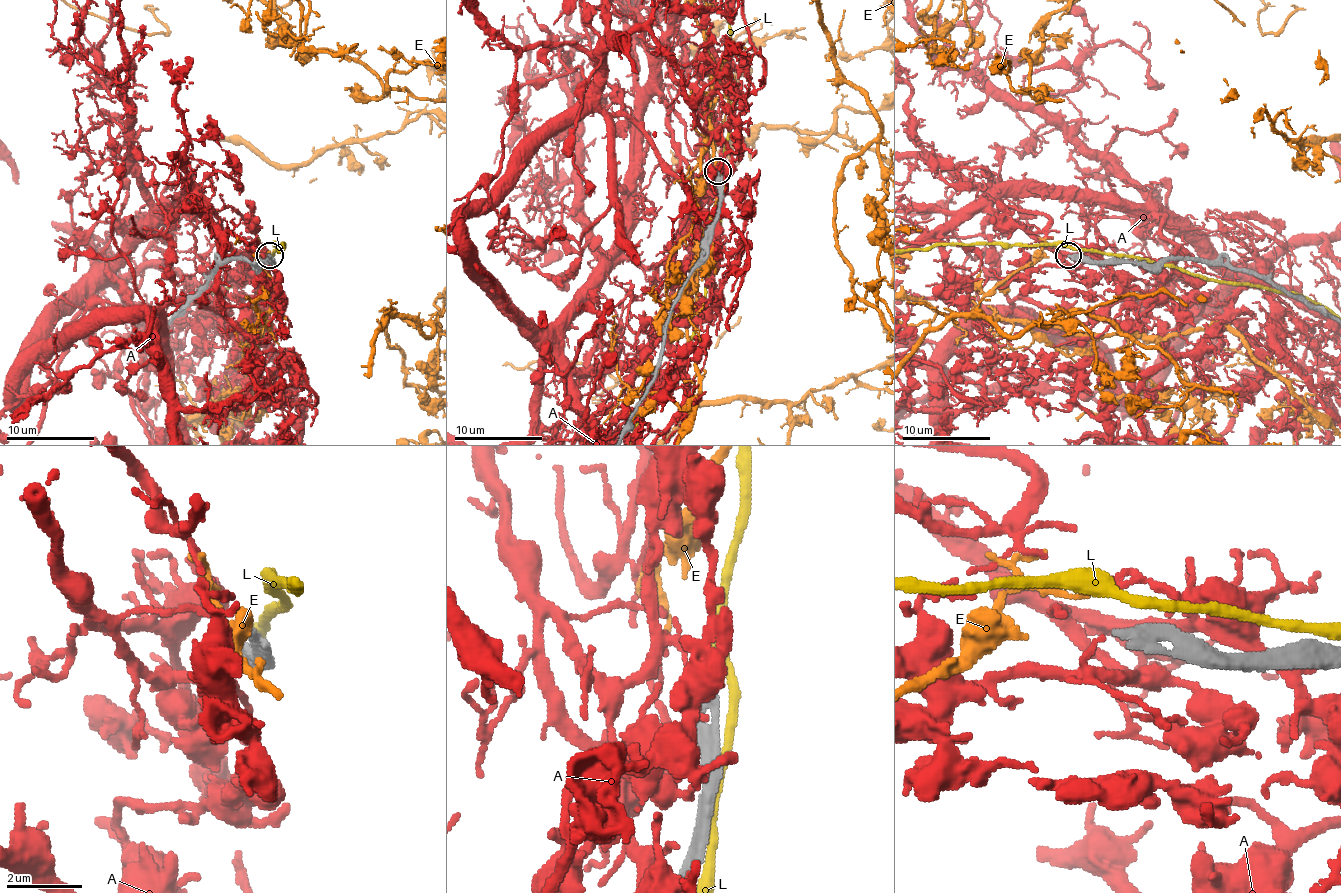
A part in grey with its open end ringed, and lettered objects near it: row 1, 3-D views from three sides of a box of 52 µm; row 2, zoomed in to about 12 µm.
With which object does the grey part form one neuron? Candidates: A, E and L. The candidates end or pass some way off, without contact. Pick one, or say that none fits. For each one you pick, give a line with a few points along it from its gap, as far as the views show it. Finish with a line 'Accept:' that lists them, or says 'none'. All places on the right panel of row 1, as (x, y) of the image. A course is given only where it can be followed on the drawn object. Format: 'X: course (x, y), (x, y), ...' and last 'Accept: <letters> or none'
Accept: none

